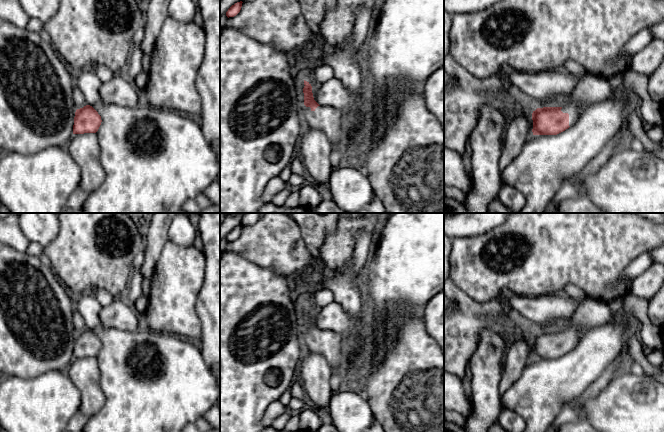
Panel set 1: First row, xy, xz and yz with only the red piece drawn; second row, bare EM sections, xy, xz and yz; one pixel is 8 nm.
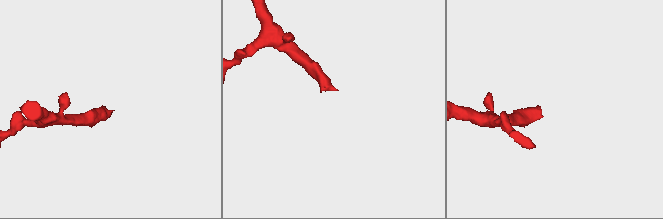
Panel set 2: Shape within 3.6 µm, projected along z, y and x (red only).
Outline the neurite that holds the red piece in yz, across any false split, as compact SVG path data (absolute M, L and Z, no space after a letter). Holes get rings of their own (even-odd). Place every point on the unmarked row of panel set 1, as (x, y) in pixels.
M580 326L563 331L537 332L532 337L533 359L557 359L565 355L577 345L582 332Z

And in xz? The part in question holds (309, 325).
M304 304L304 335L302 344L305 351L321 354L334 372L345 373L352 354L345 350L344 335L332 330L321 330L313 321L312 310Z

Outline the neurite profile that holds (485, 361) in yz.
M487 327L480 332L477 347L468 361L472 372L474 414L465 421L462 427L465 432L488 432L490 426L498 421L502 409L500 365L508 345L509 340L500 328Z

